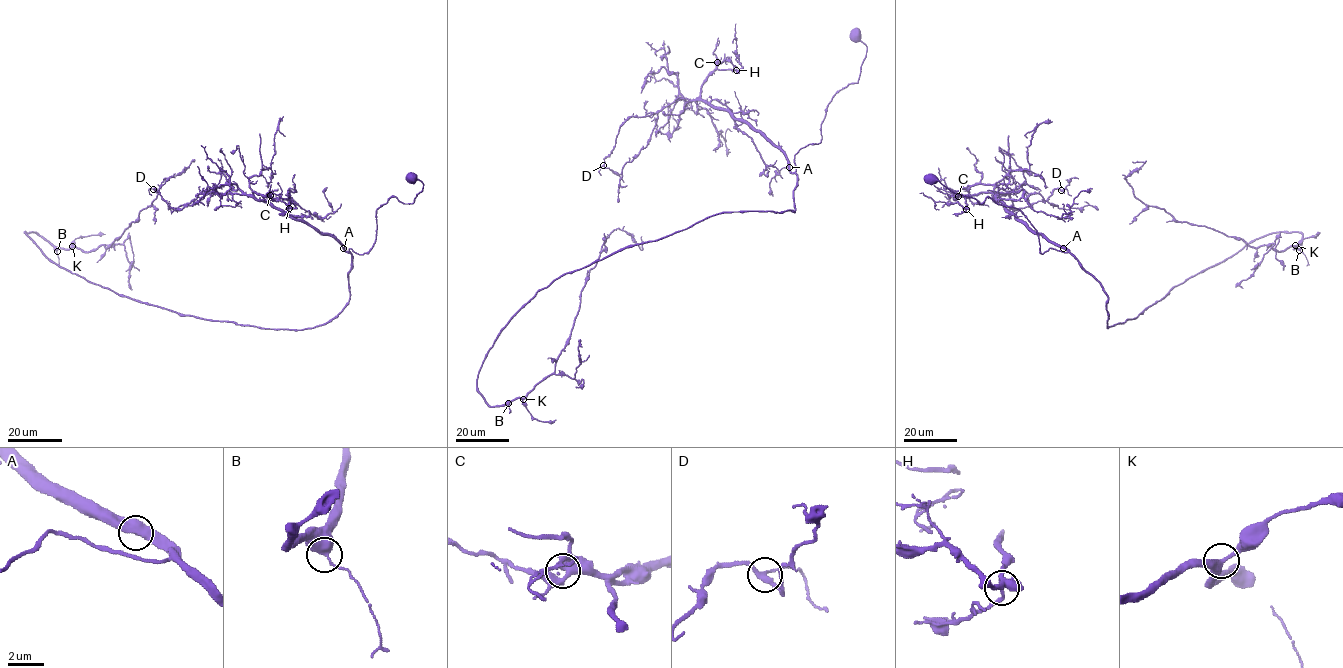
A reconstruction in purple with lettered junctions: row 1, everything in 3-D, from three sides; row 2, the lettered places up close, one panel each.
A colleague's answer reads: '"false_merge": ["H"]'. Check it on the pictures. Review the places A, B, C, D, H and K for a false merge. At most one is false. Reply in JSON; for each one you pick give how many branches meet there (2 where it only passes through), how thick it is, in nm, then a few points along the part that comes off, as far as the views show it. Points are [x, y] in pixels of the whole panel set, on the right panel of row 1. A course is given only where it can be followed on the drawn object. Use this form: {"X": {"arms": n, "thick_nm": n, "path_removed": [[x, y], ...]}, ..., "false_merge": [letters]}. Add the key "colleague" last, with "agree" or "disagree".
{"false_merge": [], "colleague": "disagree"}

